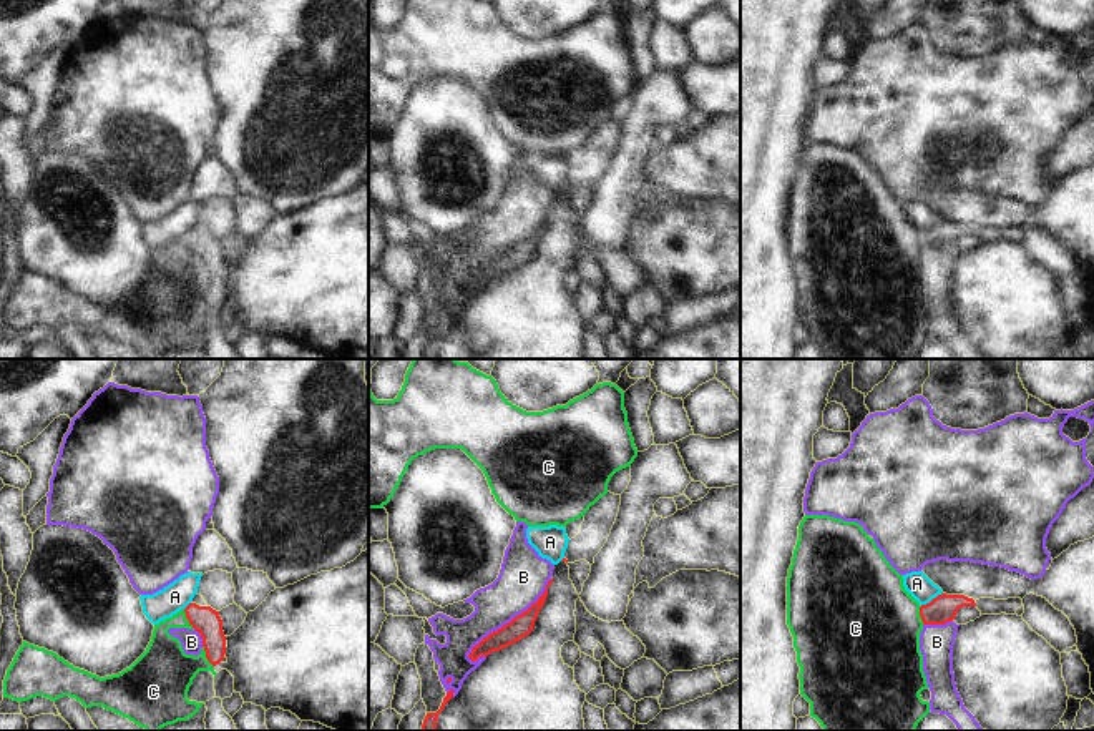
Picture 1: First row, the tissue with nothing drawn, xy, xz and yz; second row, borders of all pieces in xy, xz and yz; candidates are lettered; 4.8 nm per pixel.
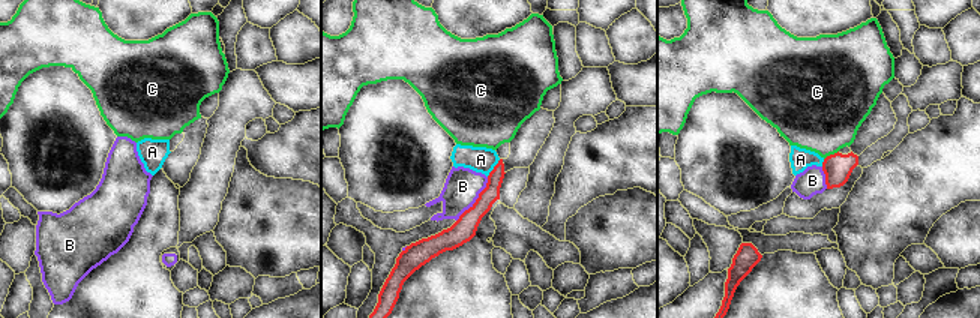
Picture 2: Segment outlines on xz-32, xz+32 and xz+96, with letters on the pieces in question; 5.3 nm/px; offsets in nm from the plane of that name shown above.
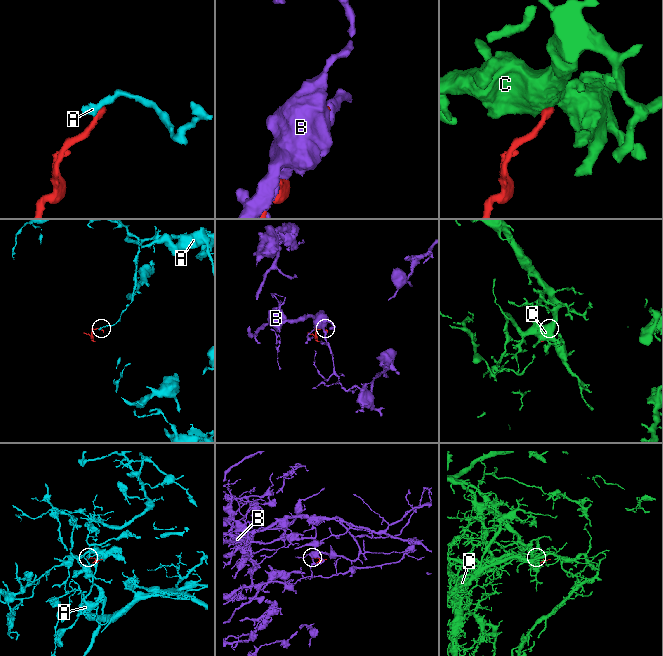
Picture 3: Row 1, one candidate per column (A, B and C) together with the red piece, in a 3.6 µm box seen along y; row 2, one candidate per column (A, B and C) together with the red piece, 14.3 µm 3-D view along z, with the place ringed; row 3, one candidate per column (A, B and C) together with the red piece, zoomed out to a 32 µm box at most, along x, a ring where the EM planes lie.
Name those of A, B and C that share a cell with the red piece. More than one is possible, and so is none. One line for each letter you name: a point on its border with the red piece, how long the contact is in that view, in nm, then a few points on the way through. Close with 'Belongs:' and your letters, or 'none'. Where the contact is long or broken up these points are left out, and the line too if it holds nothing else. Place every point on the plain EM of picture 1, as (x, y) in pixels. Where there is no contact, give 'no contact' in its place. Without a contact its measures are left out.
Belongs: none

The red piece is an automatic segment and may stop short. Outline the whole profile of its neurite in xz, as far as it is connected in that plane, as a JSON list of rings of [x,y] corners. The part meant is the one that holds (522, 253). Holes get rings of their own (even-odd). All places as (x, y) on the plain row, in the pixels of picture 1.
[[[553,206],[548,209],[545,221],[526,239],[515,244],[510,251],[506,251],[500,258],[490,261],[476,274],[473,274],[468,286],[471,289],[476,289],[480,284],[488,284],[490,281],[500,279],[500,277],[520,269],[521,266],[528,264],[533,259],[538,241],[546,229],[548,216],[551,211],[553,211]]]

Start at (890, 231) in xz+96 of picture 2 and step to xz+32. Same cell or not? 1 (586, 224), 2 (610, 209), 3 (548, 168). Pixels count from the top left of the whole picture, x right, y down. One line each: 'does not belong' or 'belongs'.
1: does not belong
2: does not belong
3: does not belong

